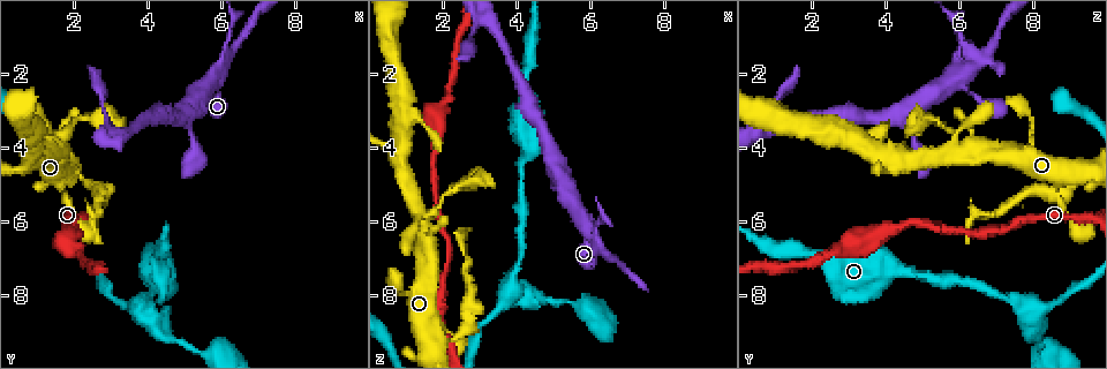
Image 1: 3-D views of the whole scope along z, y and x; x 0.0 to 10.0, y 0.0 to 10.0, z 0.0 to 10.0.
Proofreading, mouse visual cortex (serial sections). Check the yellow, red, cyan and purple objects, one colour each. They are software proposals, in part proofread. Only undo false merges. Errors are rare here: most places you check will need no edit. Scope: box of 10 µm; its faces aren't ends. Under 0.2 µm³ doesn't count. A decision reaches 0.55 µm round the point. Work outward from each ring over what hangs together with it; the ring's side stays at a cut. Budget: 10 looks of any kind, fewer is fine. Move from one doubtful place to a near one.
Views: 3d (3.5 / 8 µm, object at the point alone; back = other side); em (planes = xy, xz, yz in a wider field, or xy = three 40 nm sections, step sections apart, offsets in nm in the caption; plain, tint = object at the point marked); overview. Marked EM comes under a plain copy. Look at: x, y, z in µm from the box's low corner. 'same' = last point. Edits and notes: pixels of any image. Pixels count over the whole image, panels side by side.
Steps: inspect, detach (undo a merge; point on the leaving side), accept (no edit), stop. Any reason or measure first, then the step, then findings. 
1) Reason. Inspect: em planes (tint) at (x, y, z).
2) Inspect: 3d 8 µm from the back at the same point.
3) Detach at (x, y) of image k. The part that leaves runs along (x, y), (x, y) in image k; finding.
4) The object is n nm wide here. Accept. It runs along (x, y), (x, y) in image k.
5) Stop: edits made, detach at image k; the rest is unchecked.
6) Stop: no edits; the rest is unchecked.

Sharp bend. Inspect: 3d 3.5 µm from the back at (2.00, 4.60, 9.35).

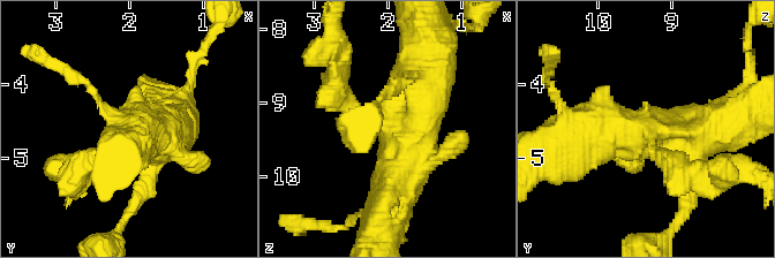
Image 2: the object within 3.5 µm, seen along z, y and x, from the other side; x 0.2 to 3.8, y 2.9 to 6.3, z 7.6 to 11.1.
Inspect: em xy step 3 (tint) at (1.95, 4.65, 9.30).

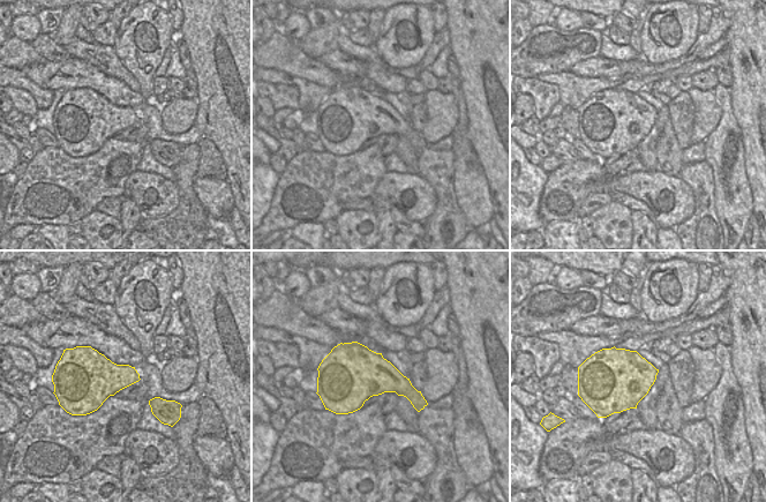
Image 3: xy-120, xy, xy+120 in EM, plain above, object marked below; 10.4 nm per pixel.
The object is 550 nm wide here. Accept. It runs along (434, 45), (408, 128), (345, 104) in image 2; continuous, no second cell.

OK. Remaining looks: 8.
Narrows sharply. Inspect: 3d 3.5 µm from the back at (4.10, 7.40, 4.80).

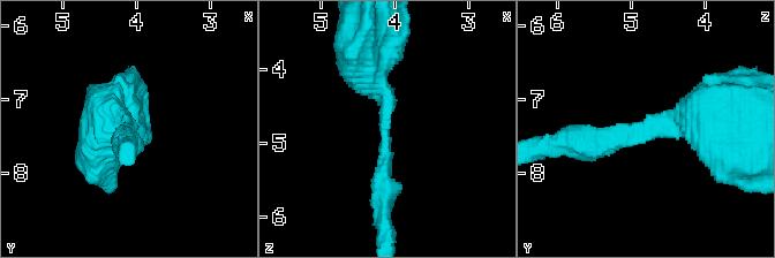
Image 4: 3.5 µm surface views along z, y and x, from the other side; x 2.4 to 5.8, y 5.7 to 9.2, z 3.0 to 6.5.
Accept. It runs along (709, 126), (567, 144) in image 4; all the same cell.

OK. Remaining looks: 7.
Calibre changes. Inspect: 3d 8 µm at (4.10, 3.25, 2.15).

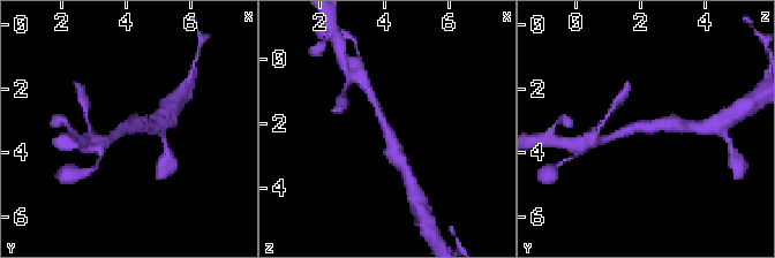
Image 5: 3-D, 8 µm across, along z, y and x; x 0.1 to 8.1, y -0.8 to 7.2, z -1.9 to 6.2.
Zoom in. Inspect: 3d 3.5 µm at the same point.

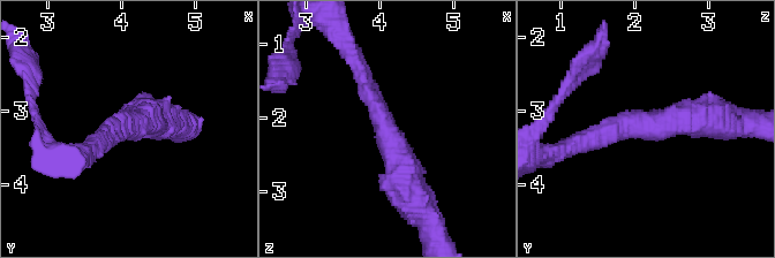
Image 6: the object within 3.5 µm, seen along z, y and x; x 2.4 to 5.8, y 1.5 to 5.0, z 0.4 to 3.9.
The arms are 250, 500 nm wide. Accept. It runs along (412, 198), (362, 71) in image 6; continuous, no second cell.

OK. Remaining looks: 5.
Side arm on a straight run. Inspect: 3d 3.5 µm at (6.05, 1.75, 6.40).

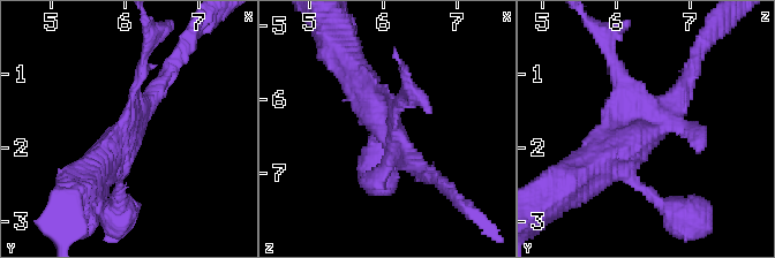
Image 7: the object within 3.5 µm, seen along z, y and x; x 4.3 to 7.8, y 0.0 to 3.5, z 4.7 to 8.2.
Shape alone is not enough. Inspect: em xy step 5 (tint) at (6.10, 1.80, 6.45).

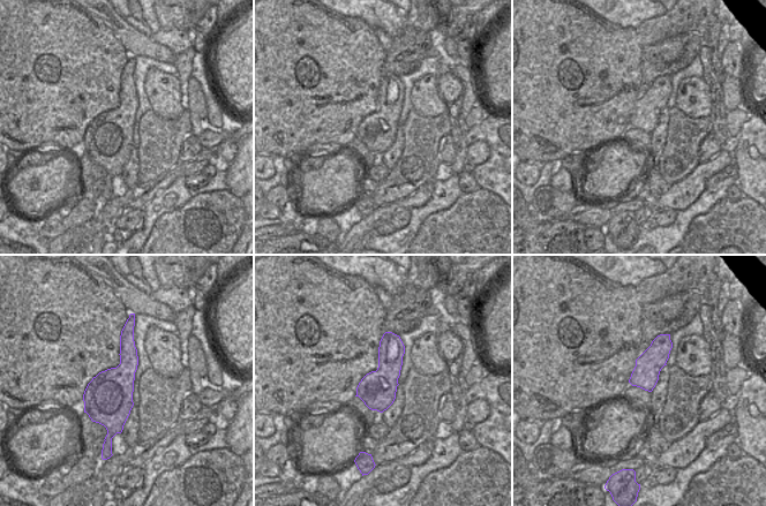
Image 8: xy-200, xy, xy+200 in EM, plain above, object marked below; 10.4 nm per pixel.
Accept. All the same cell.

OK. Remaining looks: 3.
Stop: no edits; the rest is unchecked.

